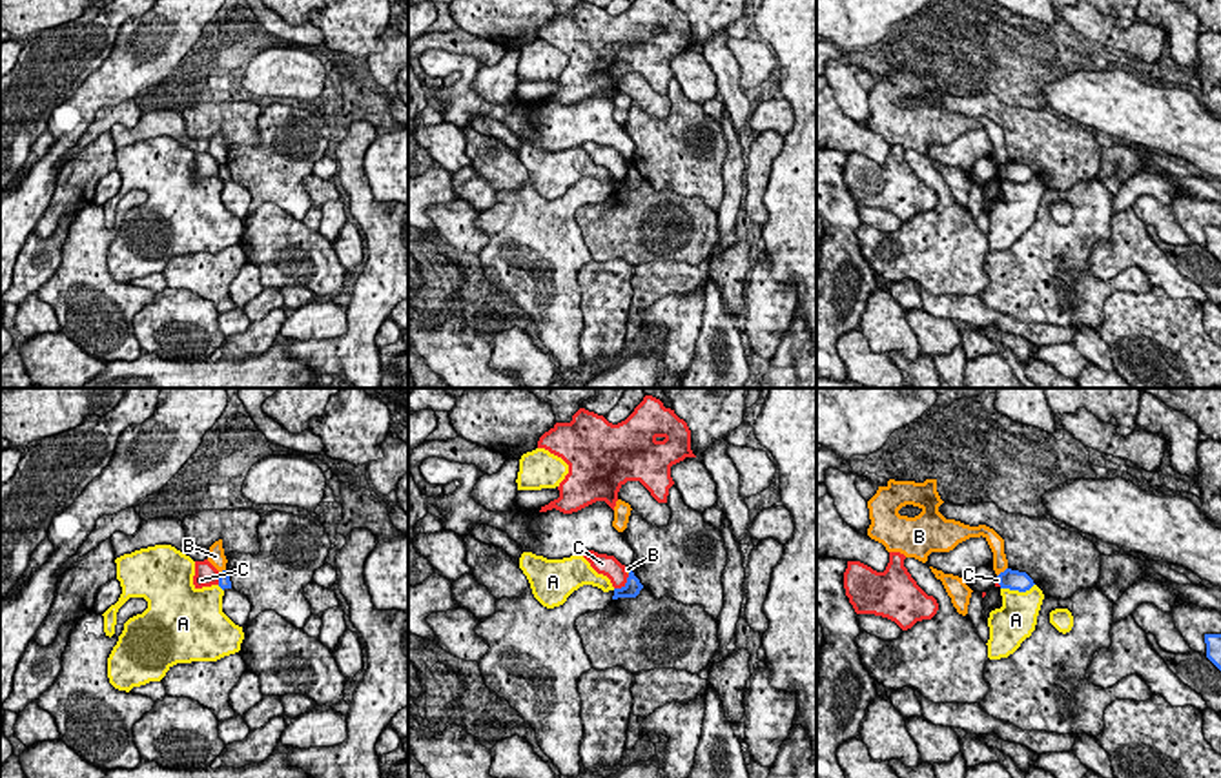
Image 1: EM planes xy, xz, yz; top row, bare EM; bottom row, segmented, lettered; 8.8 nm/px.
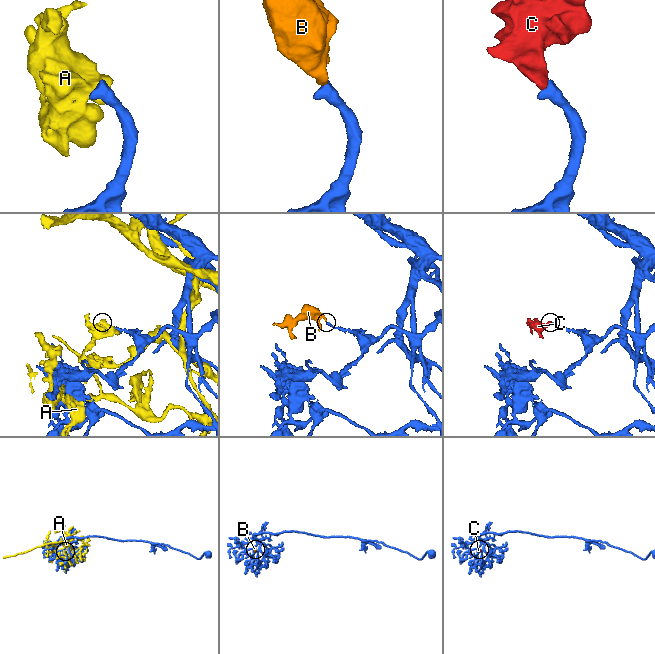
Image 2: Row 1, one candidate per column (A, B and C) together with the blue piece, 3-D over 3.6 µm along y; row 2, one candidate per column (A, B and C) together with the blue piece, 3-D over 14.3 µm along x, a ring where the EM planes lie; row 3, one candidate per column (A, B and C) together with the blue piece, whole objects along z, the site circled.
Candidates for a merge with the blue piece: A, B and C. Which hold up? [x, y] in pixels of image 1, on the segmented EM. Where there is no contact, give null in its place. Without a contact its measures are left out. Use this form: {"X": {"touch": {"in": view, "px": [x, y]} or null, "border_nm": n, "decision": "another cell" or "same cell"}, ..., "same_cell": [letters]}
{"A": {"touch": {"in": "yz", "px": [1017, 589]}, "border_nm": 300, "decision": "another cell"}, "B": {"touch": {"in": "yz", "px": [1001, 573]}, "border_nm": 130, "decision": "another cell"}, "C": {"touch": {"in": "xz", "px": [625, 583]}, "border_nm": 200, "decision": "another cell"}, "same_cell": []}

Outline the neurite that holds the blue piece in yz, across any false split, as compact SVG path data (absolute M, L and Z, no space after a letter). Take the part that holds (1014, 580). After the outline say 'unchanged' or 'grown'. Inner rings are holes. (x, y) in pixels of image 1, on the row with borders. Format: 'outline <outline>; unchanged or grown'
outline M1006 568L997 578L999 578L1000 589L1010 589L1010 590L1019 590L1019 592L1026 592L1035 585L1033 579L1026 572L1019 572L1011 568Z; unchanged

